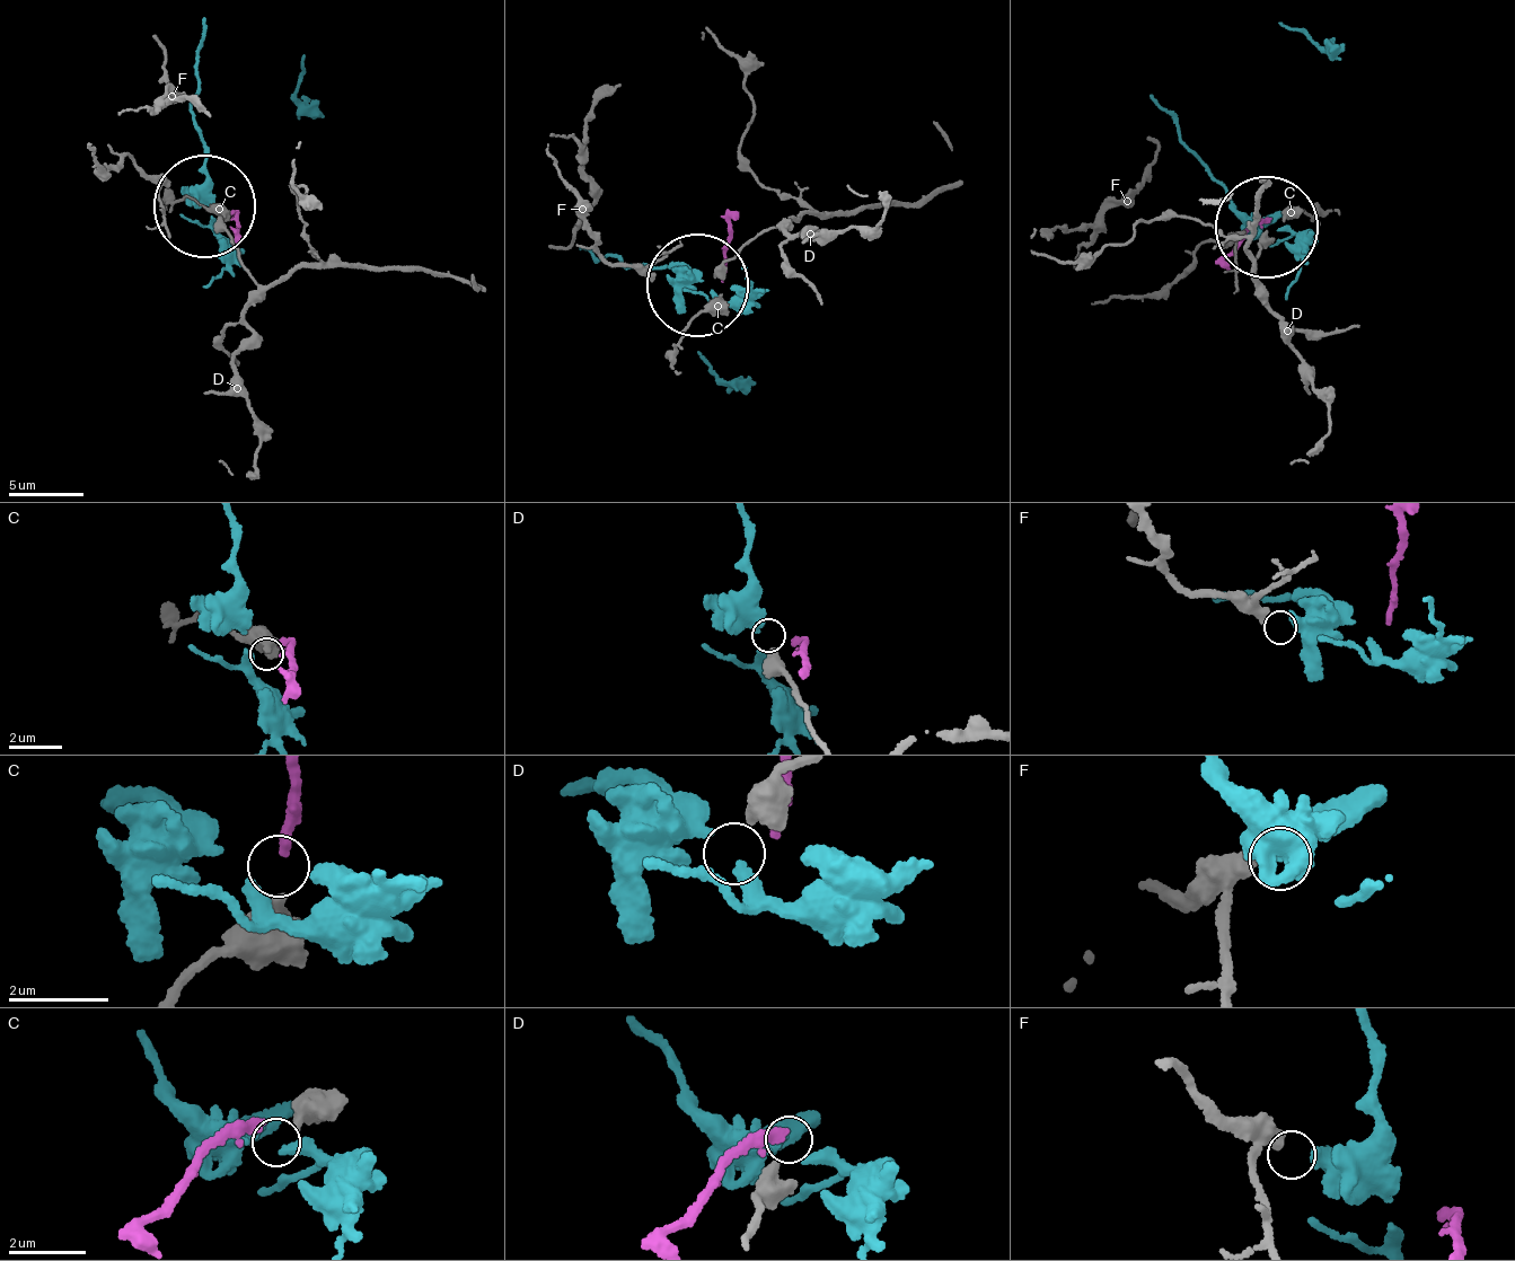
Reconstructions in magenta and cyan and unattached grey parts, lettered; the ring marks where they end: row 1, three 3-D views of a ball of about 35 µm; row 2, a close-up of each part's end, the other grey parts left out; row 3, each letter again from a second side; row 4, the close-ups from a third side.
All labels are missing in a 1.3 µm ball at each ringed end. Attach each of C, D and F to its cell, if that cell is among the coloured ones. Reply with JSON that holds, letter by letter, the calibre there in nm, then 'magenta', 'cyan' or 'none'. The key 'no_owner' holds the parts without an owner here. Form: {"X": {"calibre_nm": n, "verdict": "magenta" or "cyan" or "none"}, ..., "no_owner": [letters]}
{"C": {"calibre_nm": 460, "verdict": "none"}, "D": {"calibre_nm": 320, "verdict": "none"}, "F": {"calibre_nm": 440, "verdict": "none"}, "no_owner": ["C", "D", "F"]}

